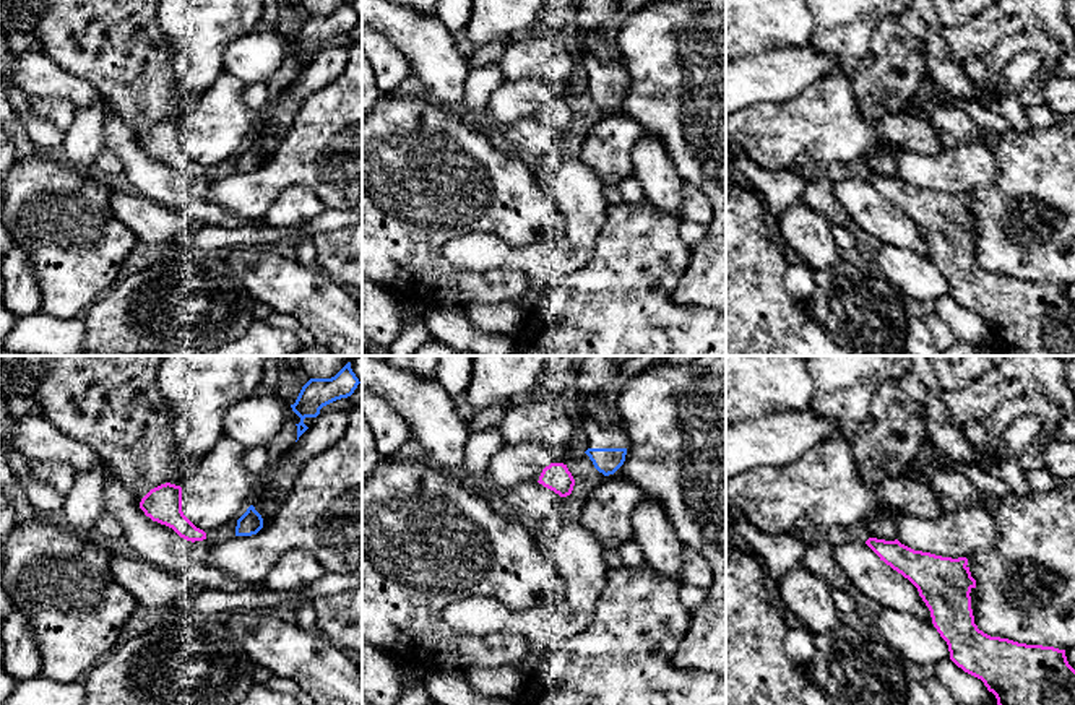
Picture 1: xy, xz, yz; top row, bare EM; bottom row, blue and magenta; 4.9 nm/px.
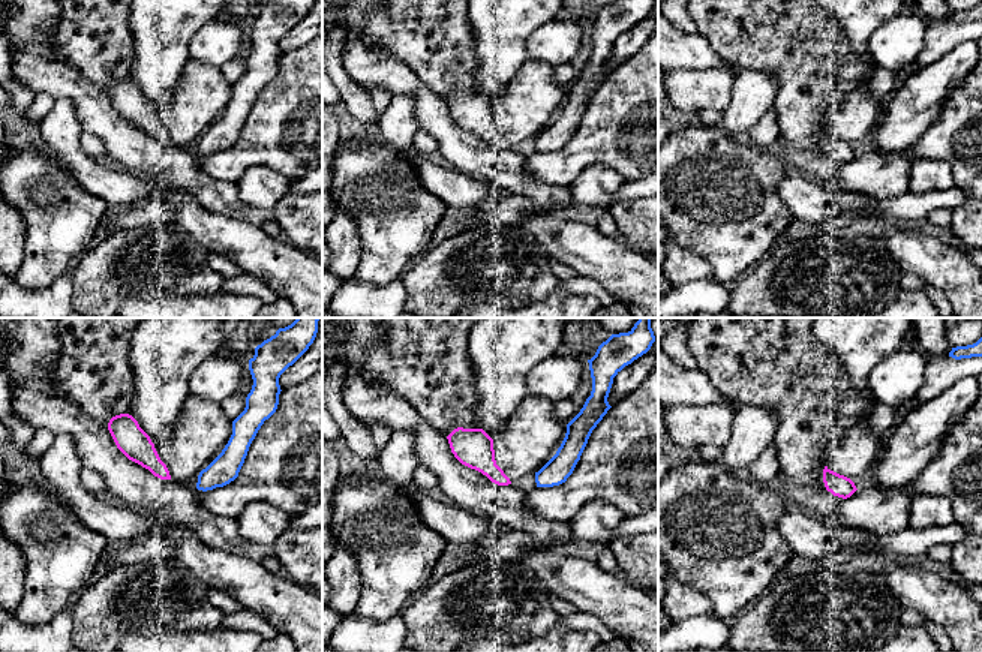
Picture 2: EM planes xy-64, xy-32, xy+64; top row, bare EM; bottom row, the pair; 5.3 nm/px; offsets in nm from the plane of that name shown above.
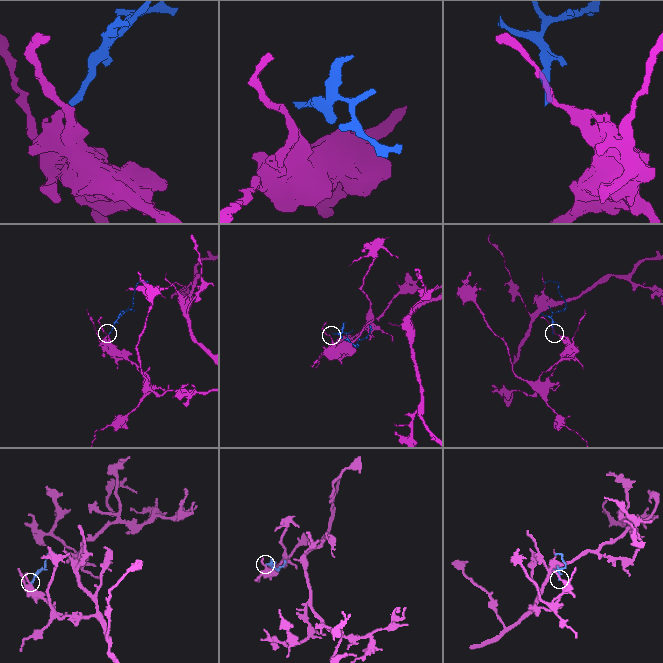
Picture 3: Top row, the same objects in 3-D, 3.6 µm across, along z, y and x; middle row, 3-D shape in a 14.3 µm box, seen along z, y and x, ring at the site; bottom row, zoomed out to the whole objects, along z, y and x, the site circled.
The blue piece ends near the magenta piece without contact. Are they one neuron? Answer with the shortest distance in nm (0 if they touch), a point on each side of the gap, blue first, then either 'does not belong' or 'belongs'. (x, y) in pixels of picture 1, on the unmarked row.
120 nm | xz (585, 88), (565, 101) | does not belong

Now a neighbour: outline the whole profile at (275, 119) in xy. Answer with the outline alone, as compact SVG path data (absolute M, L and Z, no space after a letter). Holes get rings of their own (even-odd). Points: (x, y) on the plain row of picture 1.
M351 45L318 50L281 96L258 112L257 128L250 141L261 151L263 162L278 151L305 99L343 73L349 49Z

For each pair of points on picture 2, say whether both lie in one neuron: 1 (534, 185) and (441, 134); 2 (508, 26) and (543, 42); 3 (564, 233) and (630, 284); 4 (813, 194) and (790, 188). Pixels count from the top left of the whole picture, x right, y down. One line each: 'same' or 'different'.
1: same
2: different
3: same
4: same

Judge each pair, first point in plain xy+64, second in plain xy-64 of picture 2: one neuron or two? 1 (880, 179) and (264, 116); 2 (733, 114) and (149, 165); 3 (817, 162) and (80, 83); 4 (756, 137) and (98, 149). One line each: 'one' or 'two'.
1: one
2: two
3: one
4: one

